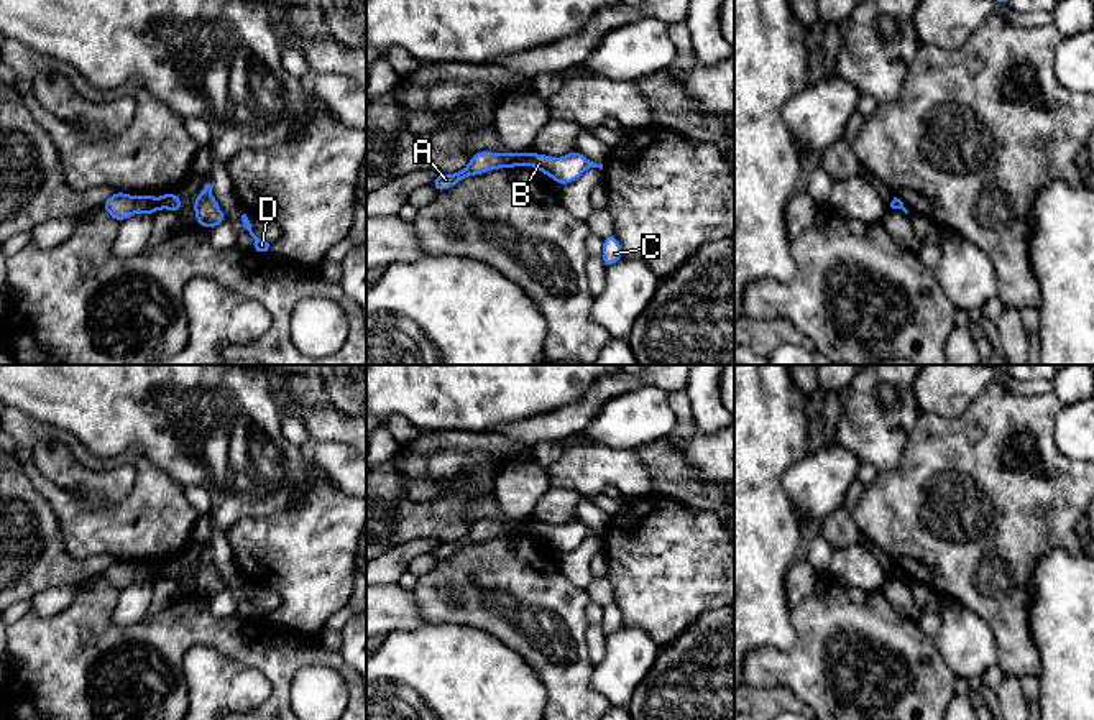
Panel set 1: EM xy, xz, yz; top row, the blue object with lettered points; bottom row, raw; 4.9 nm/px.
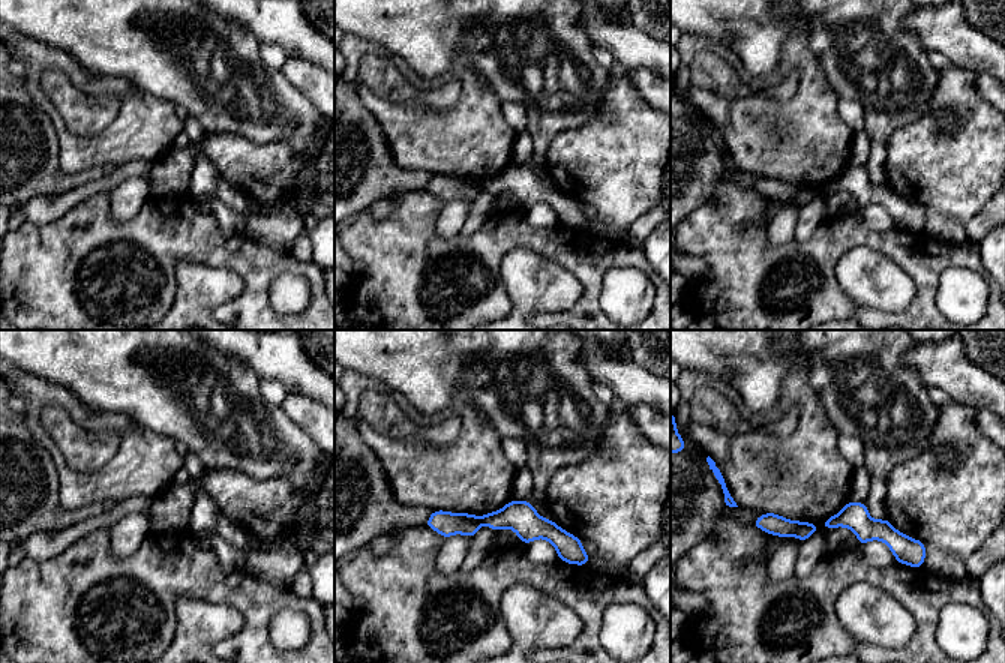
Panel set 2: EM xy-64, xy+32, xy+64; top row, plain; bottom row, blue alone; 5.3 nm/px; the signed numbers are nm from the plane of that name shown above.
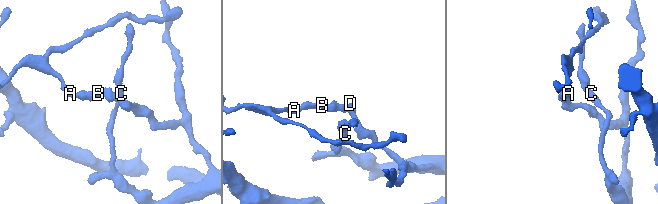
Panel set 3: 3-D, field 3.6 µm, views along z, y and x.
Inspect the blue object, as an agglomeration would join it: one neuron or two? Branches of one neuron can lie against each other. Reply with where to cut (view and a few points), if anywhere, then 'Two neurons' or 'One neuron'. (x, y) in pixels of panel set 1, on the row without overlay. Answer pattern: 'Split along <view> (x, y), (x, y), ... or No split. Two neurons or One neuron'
Split along xz (524, 521), (526, 531). Two neurons

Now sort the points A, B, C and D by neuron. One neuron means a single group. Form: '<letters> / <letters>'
A / B C D

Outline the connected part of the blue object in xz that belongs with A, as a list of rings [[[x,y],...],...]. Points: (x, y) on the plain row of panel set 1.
[[[476,519],[473,521],[470,531],[462,539],[453,542],[439,542],[430,552],[437,561],[453,556],[465,546],[483,542],[499,536],[517,536],[526,533],[526,521],[493,521],[493,519]]]

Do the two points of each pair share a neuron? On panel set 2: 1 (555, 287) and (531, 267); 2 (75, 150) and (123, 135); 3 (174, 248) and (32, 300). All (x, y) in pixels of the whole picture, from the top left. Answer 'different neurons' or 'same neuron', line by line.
1: same neuron
2: same neuron
3: same neuron

